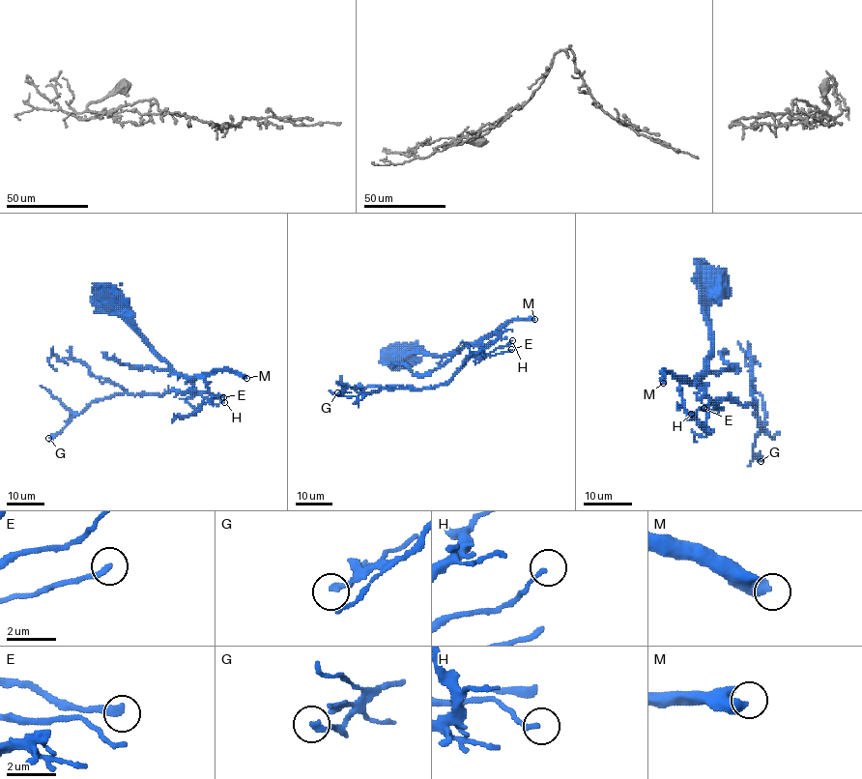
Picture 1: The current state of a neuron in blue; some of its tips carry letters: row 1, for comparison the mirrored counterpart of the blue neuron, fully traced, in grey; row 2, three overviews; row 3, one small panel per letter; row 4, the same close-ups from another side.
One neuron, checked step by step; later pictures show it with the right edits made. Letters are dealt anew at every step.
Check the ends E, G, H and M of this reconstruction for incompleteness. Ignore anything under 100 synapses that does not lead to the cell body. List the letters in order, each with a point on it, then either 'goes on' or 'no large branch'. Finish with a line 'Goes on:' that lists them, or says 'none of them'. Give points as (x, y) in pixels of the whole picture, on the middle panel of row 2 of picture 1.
E: place (511, 349); no large branch
G: place (337, 392); no large branch
H: place (512, 340); no large branch
M: place (534, 319); goes on
Goes on: M

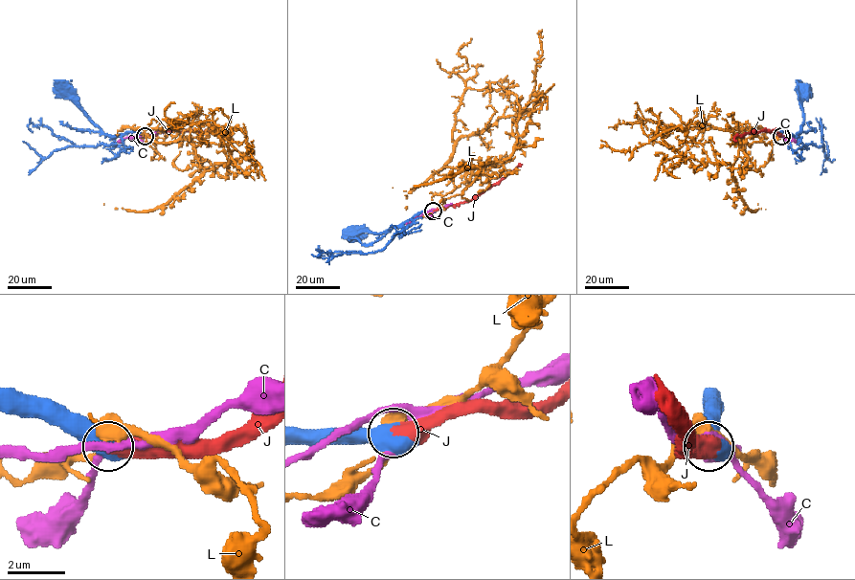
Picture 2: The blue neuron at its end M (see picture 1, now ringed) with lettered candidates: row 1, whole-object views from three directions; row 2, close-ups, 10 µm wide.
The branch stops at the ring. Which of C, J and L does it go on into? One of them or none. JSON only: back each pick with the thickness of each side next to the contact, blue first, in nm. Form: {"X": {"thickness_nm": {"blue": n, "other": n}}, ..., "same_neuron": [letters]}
{"J": {"thickness_nm": {"blue": 750, "other": 650}}, "same_neuron": ["J"]}

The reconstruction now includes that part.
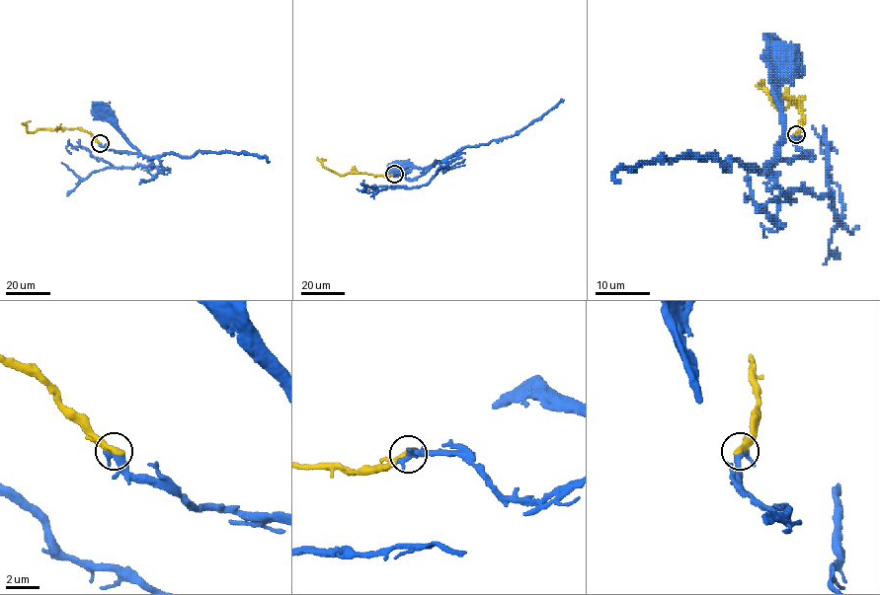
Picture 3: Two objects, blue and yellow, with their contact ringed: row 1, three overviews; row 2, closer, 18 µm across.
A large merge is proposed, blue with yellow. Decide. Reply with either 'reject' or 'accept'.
accept

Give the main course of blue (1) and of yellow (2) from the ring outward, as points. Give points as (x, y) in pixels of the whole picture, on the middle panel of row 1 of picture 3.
1: (394, 174), (413, 180), (433, 166), (408, 166), (399, 172)
2: (394, 174), (339, 175), (322, 166), (320, 160), (326, 160)

